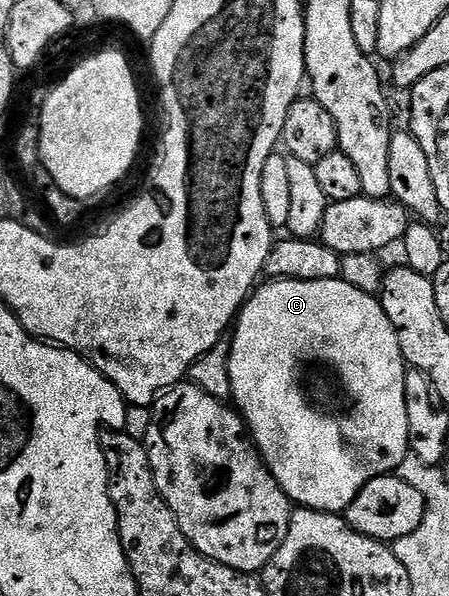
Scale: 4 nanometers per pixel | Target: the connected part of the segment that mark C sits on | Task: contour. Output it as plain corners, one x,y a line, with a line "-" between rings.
342,279
317,282
272,280
266,284
260,284
252,292
239,310
239,316
233,325
235,337
230,338
229,357
229,377
233,383
231,401
247,422
252,441
287,498
296,506
305,509
342,514
353,503
353,499
357,499
365,483
369,483
374,477
394,474
400,463
409,456
409,411
405,407
405,379
409,366
401,355
397,331
393,323
389,323
389,315
385,315
382,300
378,296
361,291

